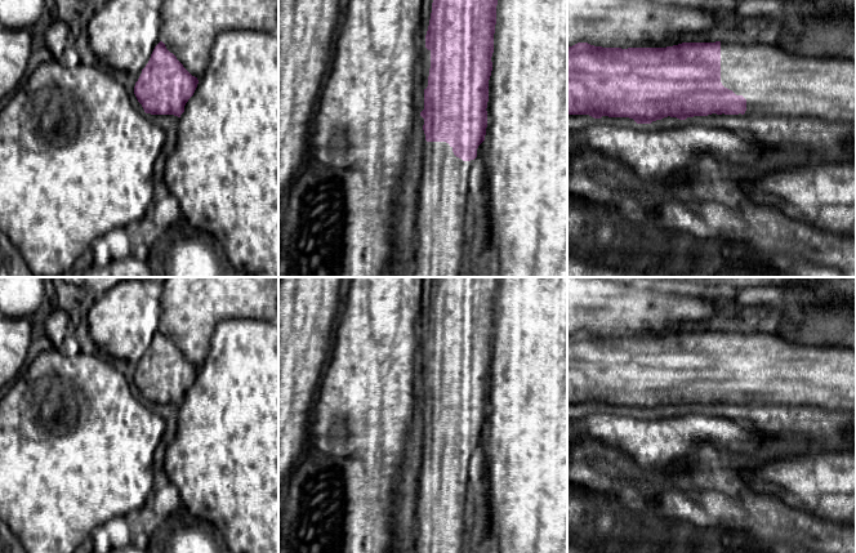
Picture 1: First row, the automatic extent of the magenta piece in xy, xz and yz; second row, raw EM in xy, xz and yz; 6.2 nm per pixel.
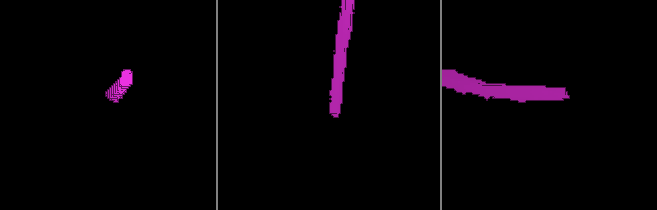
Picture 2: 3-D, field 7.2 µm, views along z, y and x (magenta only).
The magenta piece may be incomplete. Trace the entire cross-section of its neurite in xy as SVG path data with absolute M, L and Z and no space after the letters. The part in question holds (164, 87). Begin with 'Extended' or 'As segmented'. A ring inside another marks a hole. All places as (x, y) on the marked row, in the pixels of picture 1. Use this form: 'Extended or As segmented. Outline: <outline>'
Extended. Outline: M160 41L139 71L134 94L146 113L156 119L165 115L180 117L197 84L197 77L192 76L174 53Z

